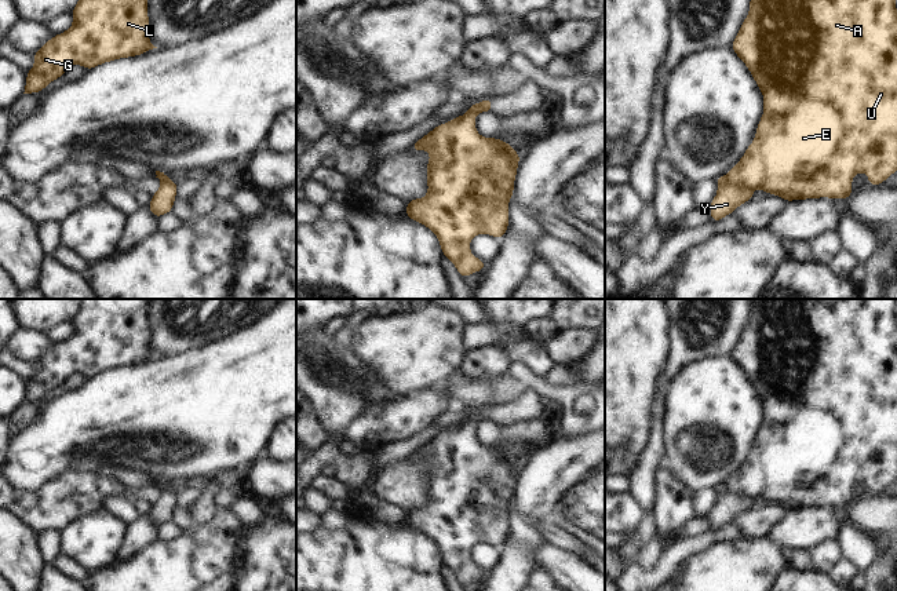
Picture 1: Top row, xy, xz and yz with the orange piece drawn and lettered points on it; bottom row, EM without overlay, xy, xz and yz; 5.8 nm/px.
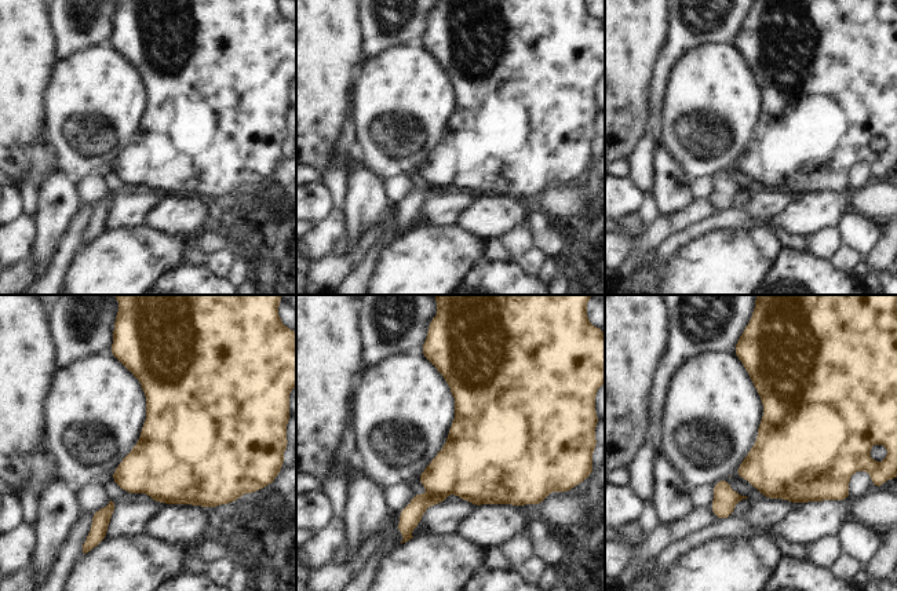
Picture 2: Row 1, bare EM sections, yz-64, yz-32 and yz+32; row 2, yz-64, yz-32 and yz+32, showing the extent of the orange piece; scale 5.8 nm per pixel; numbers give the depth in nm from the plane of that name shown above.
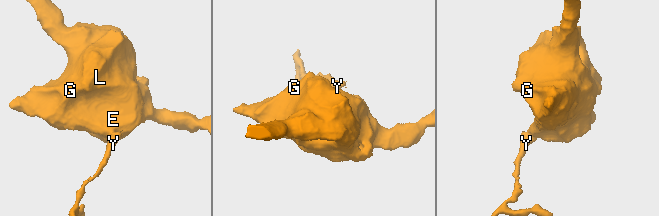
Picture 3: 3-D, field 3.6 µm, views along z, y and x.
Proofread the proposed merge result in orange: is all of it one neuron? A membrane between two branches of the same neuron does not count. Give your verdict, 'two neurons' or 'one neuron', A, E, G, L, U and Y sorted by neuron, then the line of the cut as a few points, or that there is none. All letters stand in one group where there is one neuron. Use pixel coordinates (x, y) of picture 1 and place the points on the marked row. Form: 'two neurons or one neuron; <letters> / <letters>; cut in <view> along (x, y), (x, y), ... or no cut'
two neurons; A E G L U / Y; cut in yz along (726, 175), (732, 182), (753, 189)

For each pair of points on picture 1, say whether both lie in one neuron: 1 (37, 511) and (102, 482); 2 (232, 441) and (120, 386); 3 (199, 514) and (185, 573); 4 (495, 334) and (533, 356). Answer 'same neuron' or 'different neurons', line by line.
1: same neuron
2: same neuron
3: different neurons
4: same neuron

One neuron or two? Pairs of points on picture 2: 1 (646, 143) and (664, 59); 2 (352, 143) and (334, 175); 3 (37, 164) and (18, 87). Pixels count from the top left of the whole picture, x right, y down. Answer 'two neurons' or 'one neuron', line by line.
1: one neuron
2: one neuron
3: one neuron

